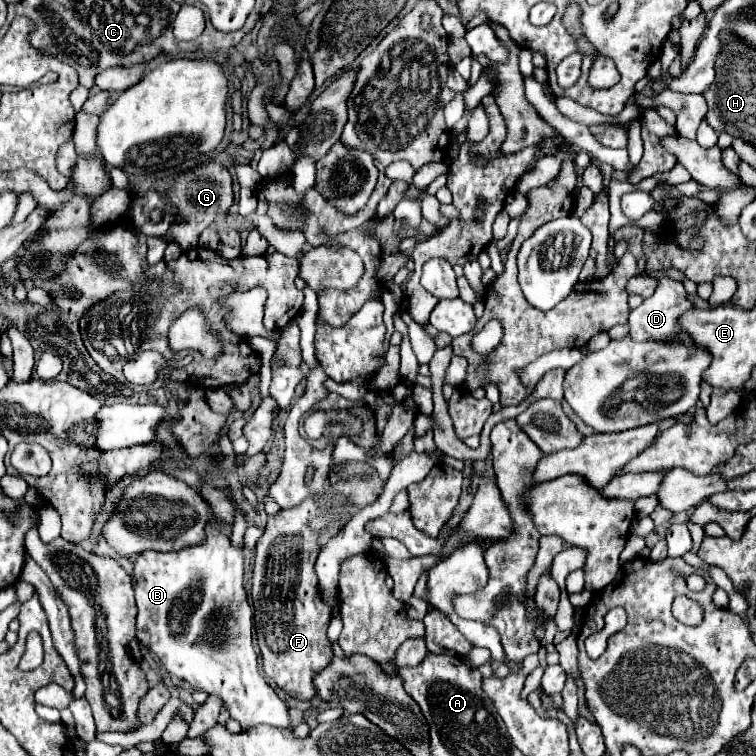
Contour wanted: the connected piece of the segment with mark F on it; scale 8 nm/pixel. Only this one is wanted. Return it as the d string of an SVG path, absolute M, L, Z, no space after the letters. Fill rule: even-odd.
M374 474L370 480L364 476L340 480L334 490L338 492L338 496L332 494L332 490L328 488L326 506L322 512L312 500L304 500L296 508L282 510L276 516L268 516L266 530L256 544L252 602L258 646L262 652L262 668L268 678L278 680L278 688L302 702L308 702L316 696L312 678L334 658L332 642L326 638L330 608L322 602L318 594L318 576L314 572L314 564L320 552L320 528L324 528L342 512L354 516L354 512L378 500L384 490L384 484L380 476ZM344 496L352 498L352 506L348 510L342 506Z

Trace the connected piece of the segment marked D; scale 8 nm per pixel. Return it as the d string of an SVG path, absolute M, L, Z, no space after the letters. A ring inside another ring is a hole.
M666 276L658 278L658 288L656 292L646 298L638 308L634 308L630 312L630 338L638 340L638 342L646 342L646 340L654 340L654 342L672 342L672 340L678 340L682 342L684 346L692 348L694 340L692 336L678 324L680 316L688 310L694 310L694 304L690 302L682 282L676 282L676 280L670 280Z

